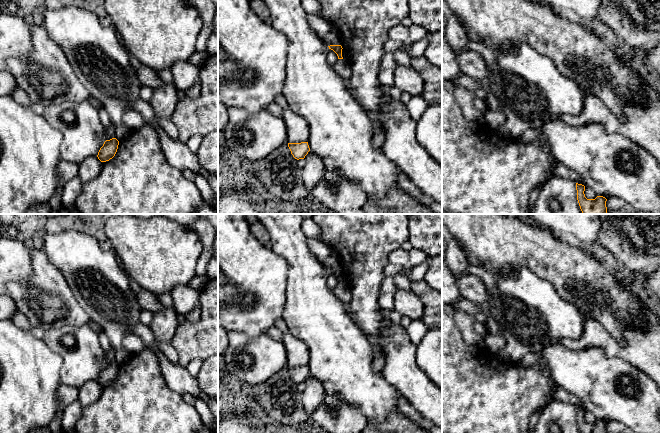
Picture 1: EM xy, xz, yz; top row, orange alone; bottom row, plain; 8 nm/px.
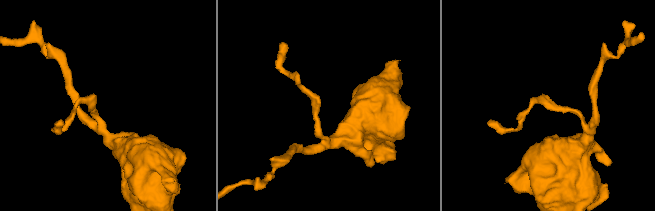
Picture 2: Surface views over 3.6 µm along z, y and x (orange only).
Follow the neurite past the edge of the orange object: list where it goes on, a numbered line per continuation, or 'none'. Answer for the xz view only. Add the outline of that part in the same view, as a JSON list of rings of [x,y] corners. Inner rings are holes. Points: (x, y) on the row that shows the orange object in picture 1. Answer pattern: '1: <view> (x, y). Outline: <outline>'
none

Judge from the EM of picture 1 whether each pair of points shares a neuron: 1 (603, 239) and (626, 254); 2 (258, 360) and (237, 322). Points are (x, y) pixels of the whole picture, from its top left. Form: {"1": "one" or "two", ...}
{"1": "one", "2": "two"}

